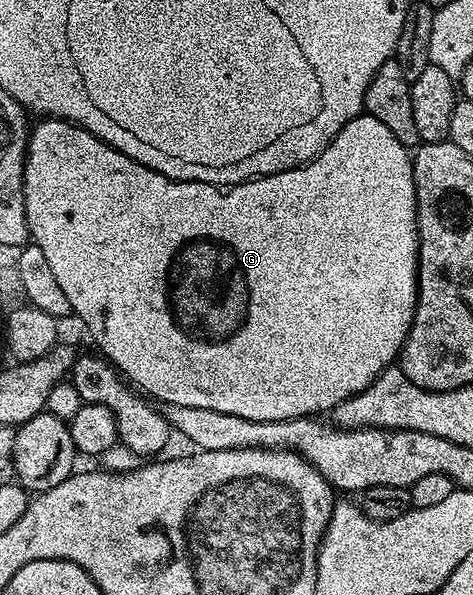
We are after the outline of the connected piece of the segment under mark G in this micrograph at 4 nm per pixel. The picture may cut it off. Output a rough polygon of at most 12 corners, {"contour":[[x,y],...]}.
{"contour":[[34,123],[27,227],[159,404],[334,411],[403,353],[408,147],[177,182]]}

